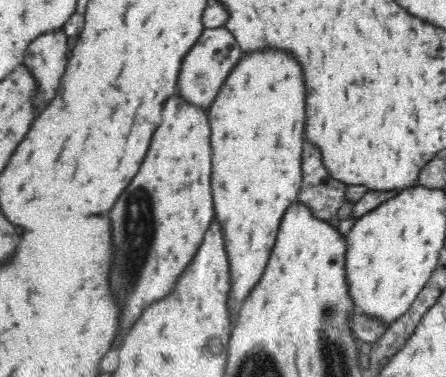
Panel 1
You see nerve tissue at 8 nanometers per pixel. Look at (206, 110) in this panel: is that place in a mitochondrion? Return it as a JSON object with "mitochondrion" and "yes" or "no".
{"mitochondrion":"no"}

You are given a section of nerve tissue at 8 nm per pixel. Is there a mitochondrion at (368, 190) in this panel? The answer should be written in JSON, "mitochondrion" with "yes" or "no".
{"mitochondrion":"no"}

